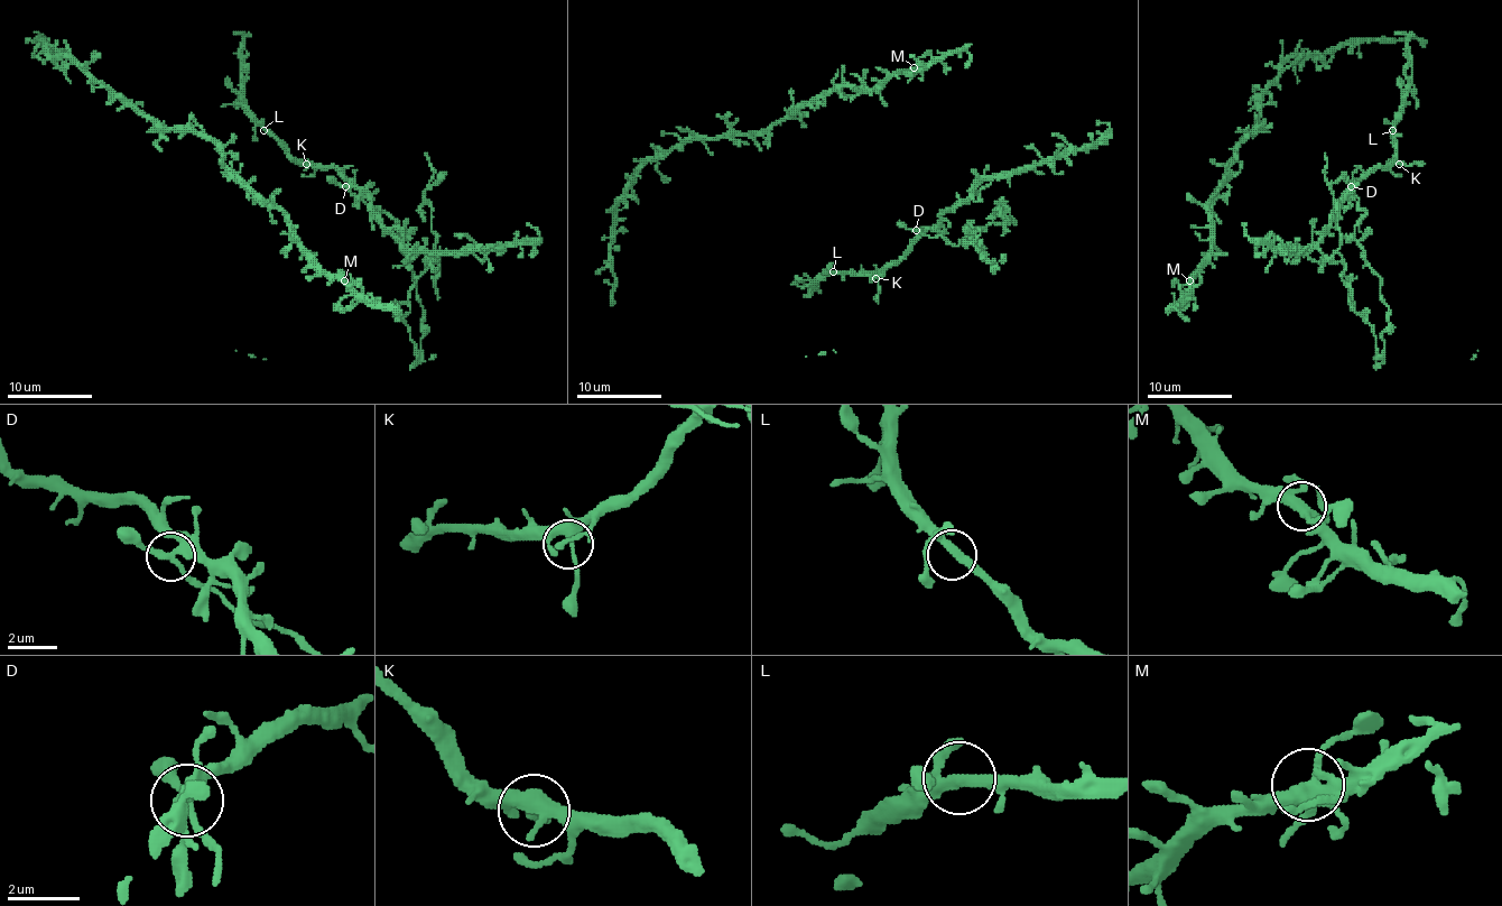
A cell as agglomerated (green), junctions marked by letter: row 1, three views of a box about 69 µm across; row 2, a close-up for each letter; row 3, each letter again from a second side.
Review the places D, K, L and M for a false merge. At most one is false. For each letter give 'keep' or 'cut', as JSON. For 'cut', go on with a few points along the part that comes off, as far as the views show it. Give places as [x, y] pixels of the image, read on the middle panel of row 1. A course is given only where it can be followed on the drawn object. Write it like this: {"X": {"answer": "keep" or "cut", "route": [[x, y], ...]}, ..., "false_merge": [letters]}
{"D": {"answer": "cut", "route": [[916, 229], [958, 246], [970, 233], [993, 267], [973, 243], [977, 229], [1006, 220], [994, 203]]}, "K": {"answer": "keep"}, "L": {"answer": "keep"}, "M": {"answer": "keep"}, "false_merge": ["D"]}

